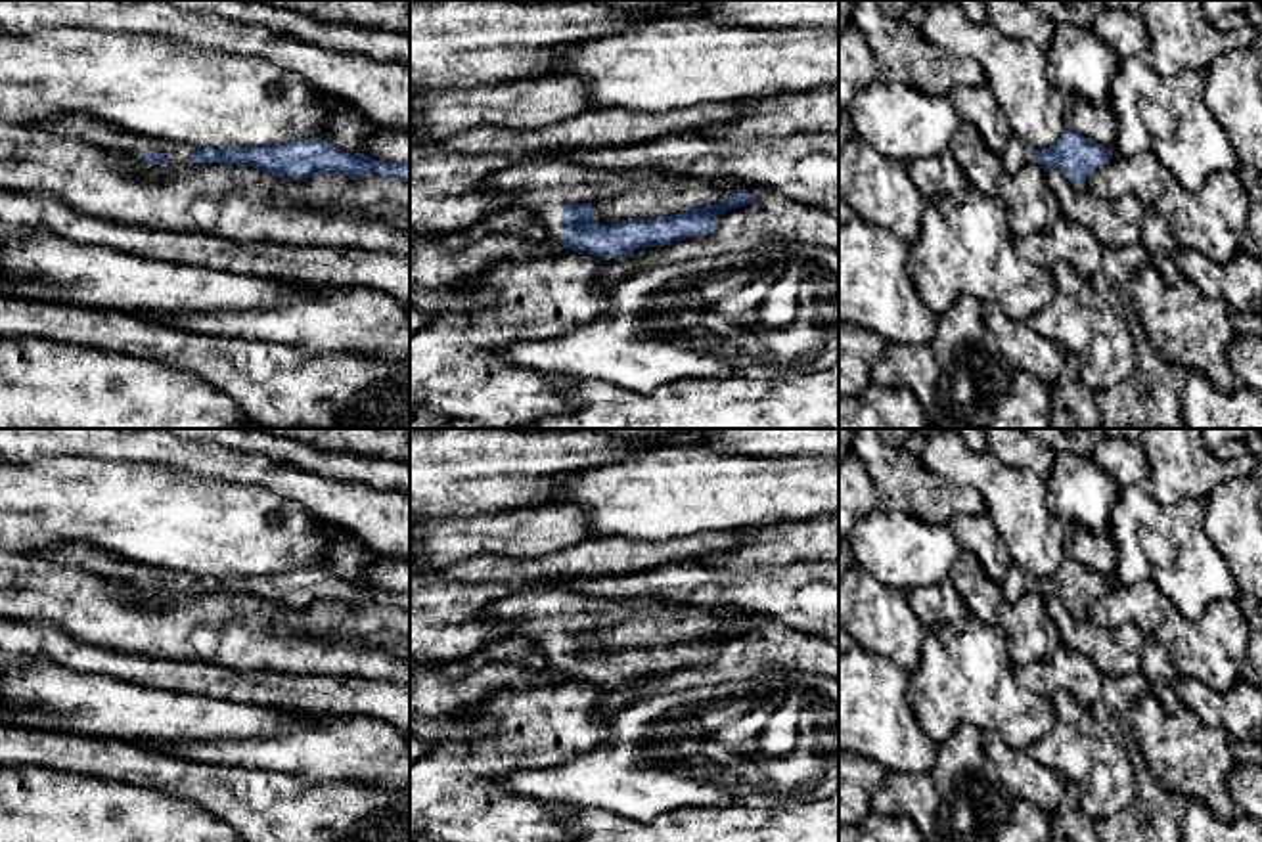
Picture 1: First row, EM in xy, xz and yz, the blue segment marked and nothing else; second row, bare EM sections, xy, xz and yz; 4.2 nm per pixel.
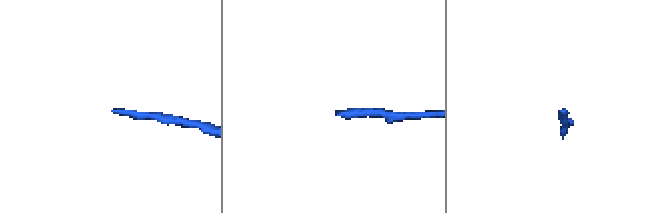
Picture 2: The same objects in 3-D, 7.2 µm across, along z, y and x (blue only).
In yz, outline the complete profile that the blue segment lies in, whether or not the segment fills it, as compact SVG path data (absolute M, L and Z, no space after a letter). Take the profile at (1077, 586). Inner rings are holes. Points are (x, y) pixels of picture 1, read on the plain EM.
M1065 559L1059 570L1048 578L1030 578L1023 568L1013 565L1002 582L1009 603L1017 603L1034 587L1044 599L1055 595L1078 614L1093 599L1105 595L1111 586L1113 580L1072 559Z

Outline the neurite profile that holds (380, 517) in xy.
M0 429L0 454L17 459L80 454L107 461L167 463L209 478L264 486L350 532L375 555L410 559L410 494L331 478L214 440L190 440L169 431Z

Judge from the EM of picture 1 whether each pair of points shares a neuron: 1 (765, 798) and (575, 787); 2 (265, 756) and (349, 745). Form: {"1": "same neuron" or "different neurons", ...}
{"1": "same neuron", "2": "same neuron"}

